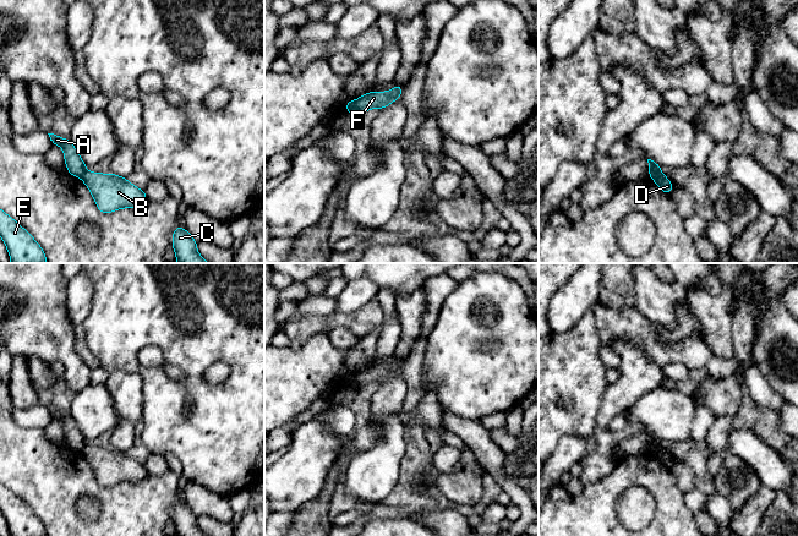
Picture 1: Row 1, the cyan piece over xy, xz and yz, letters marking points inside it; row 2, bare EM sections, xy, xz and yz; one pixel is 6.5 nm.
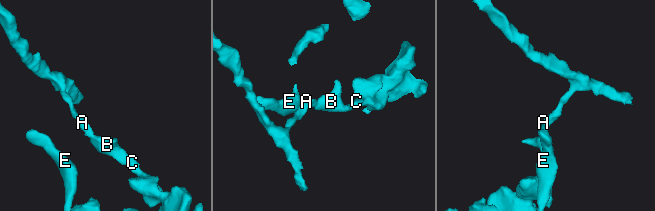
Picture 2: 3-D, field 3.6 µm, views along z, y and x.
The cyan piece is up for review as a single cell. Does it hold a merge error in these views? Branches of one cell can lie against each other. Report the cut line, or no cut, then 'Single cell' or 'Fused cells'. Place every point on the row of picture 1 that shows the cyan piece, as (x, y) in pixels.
Split along xz (355, 100), (356, 114). Fused cells

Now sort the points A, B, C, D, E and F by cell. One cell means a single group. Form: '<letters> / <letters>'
A / B C D E F

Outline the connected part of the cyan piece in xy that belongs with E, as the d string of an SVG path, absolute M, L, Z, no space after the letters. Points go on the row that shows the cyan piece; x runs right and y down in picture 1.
M1 209L0 236L7 247L11 263L47 263L40 245Z

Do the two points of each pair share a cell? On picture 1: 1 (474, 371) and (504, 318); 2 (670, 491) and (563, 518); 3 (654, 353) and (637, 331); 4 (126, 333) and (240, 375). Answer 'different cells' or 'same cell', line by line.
1: same cell
2: same cell
3: same cell
4: same cell

